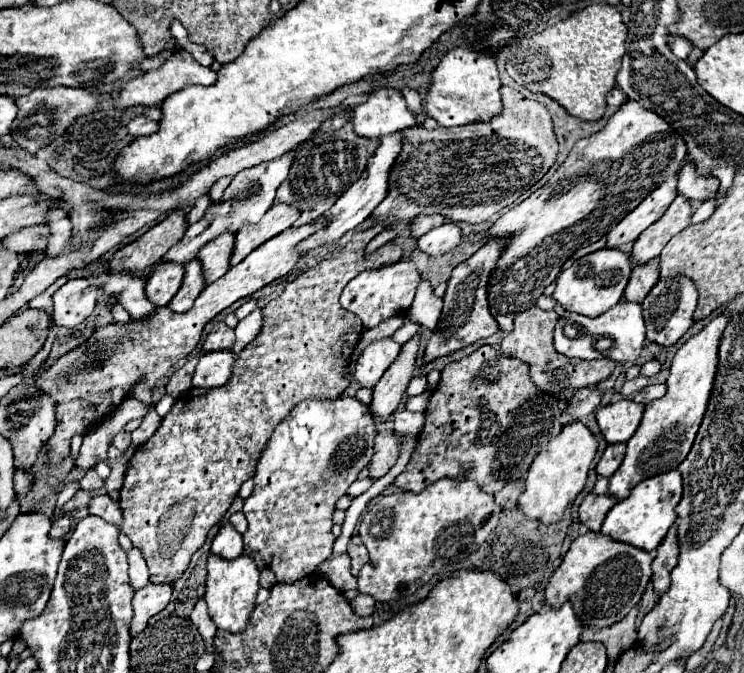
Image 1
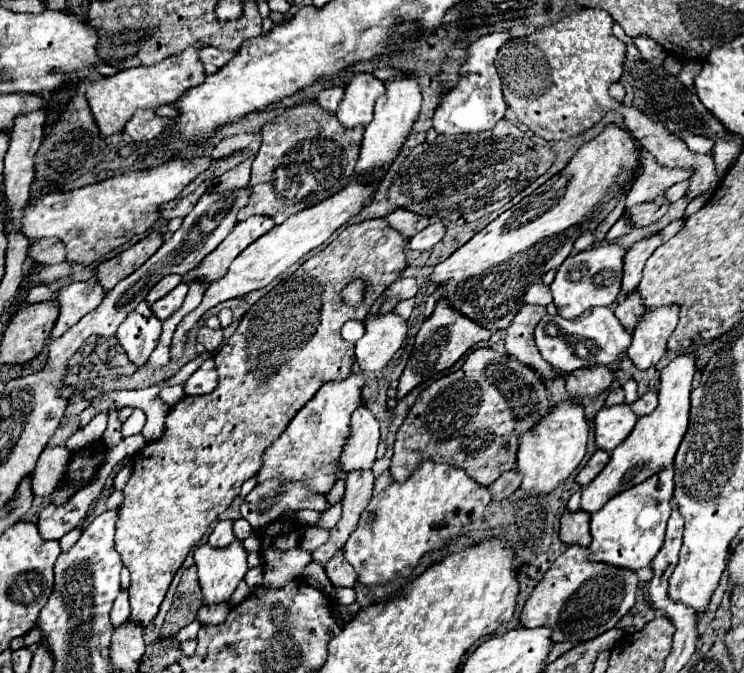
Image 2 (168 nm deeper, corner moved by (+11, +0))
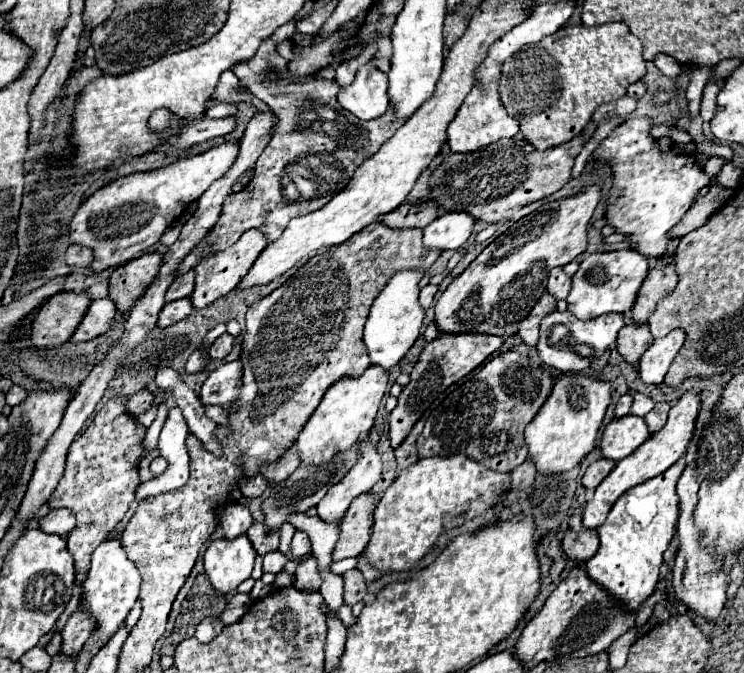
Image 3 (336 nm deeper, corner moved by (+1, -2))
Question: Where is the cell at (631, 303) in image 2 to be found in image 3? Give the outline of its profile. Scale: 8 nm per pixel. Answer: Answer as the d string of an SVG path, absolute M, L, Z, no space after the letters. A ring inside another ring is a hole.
M630 324L626 328L620 330L618 334L618 342L616 342L616 350L620 352L620 356L628 362L628 364L638 364L638 360L642 358L642 354L648 350L648 346L654 342L648 326L636 326Z

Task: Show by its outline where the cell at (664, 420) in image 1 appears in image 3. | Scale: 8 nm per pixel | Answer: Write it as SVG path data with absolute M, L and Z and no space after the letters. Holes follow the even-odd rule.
M692 390L686 392L668 412L668 422L664 424L664 428L656 434L652 434L634 454L630 454L628 458L620 460L614 470L608 474L608 478L602 480L602 484L596 488L596 494L590 502L586 502L586 508L584 508L584 516L582 516L582 524L584 528L598 528L600 524L604 524L608 512L612 510L614 502L626 492L630 490L632 486L638 486L662 472L666 472L688 448L688 442L692 440L694 436L694 426L696 426L696 416L698 416L698 410L700 410L700 398L698 394L694 394Z

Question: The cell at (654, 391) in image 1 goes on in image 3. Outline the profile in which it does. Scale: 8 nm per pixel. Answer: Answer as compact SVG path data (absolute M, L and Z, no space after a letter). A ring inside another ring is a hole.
M660 402L656 404L648 414L646 414L646 424L650 428L650 432L658 432L664 424L666 424L666 416L668 416L668 410L670 410L670 404L668 402Z

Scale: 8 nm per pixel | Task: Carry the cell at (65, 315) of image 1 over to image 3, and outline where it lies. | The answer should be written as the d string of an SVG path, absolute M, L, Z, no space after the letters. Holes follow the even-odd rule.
M110 298L94 300L70 342L88 342L106 334L112 328L112 322L116 316L118 316L118 310Z

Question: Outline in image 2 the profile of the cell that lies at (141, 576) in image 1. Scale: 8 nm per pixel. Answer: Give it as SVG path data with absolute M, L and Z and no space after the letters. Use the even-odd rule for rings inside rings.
M122 588L120 594L118 594L118 598L114 600L114 608L112 608L112 616L110 616L114 626L120 626L120 624L130 616L128 604L130 604L130 600L128 600L128 590Z

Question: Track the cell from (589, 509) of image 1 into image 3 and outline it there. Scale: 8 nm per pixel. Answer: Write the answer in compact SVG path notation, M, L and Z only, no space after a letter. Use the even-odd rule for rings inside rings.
M582 528L580 532L568 530L562 540L562 548L566 556L576 564L588 562L598 552L598 546L600 546L600 540L596 530L586 530L586 528Z

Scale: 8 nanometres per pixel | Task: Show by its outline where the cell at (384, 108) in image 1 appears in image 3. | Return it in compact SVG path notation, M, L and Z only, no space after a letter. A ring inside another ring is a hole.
M364 64L358 68L354 82L340 88L338 102L344 110L352 112L360 120L374 120L382 116L390 106L386 90L388 76L374 64Z

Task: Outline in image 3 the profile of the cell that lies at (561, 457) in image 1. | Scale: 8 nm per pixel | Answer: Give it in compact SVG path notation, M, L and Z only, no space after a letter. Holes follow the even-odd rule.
M562 374L554 382L550 398L524 430L524 438L530 448L528 458L536 464L538 472L562 474L582 462L582 458L594 448L596 434L610 404L610 392L612 388L608 382L590 374Z

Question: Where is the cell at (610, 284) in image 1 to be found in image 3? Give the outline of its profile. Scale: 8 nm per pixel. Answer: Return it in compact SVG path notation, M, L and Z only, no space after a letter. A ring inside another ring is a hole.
M630 248L618 252L592 254L580 264L580 270L572 278L568 310L580 320L590 320L608 312L624 314L634 306L634 296L638 296L638 290L646 280L648 270L650 270L648 258Z

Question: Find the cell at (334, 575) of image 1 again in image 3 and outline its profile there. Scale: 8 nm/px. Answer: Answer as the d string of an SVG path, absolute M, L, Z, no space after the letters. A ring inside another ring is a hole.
M362 494L348 508L346 516L340 522L340 538L332 552L334 562L362 554L366 542L370 540L372 502L374 500L370 498L370 494Z

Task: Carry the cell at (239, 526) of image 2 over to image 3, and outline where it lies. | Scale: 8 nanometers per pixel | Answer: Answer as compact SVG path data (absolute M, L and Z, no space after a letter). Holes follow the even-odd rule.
M256 522L248 528L248 538L252 540L252 544L260 556L276 552L278 544L280 544L280 532L278 530L268 530L266 524L256 524Z

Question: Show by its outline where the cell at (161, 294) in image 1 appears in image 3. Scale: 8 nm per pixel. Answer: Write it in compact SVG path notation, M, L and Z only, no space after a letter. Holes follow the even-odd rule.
M194 270L178 276L172 284L170 284L170 290L166 290L166 302L172 302L172 300L180 300L180 298L188 298L194 290Z

